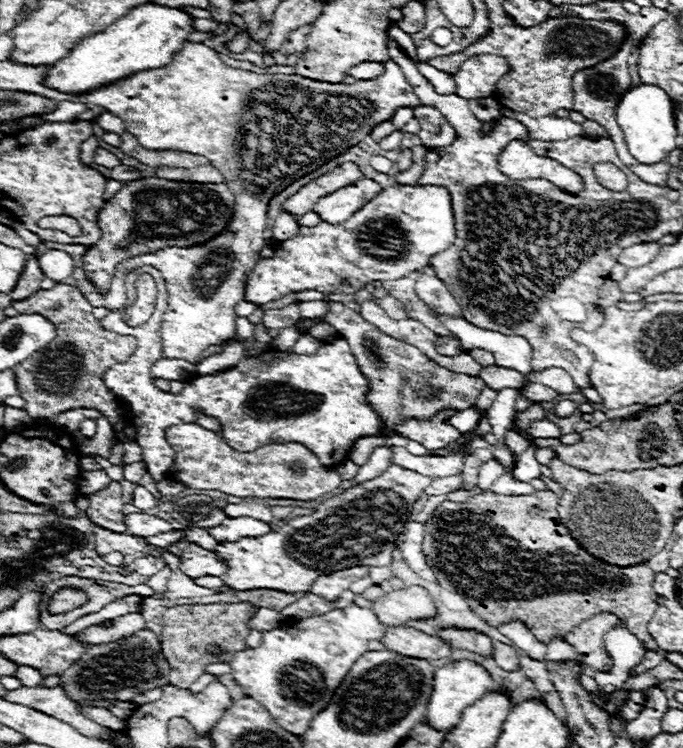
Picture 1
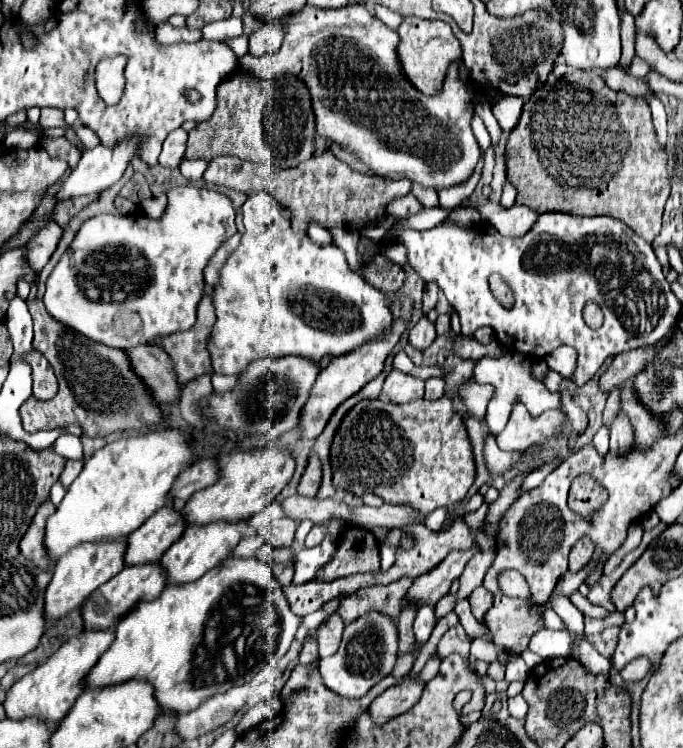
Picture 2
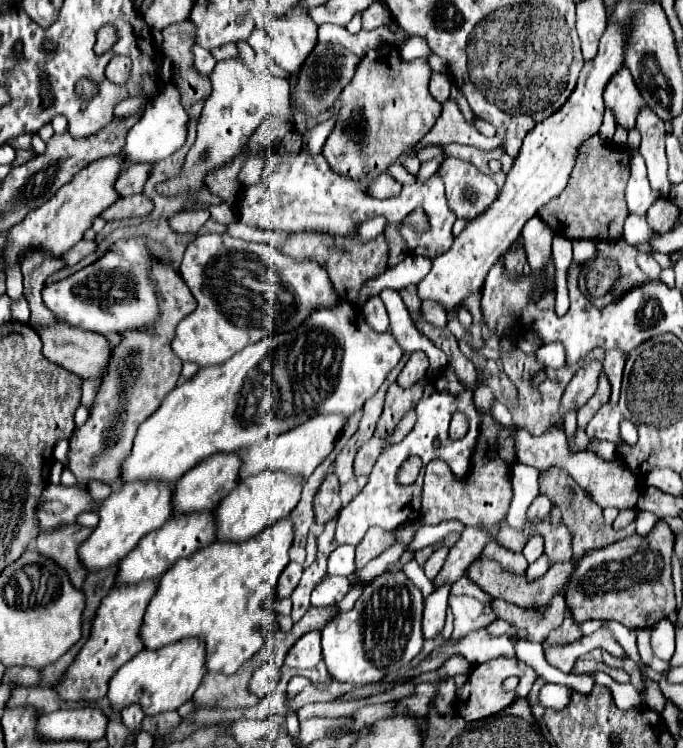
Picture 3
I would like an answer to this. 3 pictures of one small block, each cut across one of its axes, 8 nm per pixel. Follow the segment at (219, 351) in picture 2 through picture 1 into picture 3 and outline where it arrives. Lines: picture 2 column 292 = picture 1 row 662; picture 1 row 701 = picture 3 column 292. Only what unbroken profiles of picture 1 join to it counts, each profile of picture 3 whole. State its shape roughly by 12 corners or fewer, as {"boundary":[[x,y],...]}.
{"boundary":[[196,236],[172,350],[220,366],[342,302],[316,260]]}

